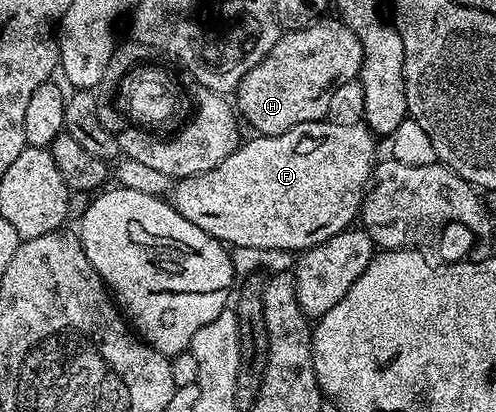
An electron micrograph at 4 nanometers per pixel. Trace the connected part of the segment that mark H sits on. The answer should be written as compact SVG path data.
M326 16L324 19L319 19L314 25L308 25L306 29L291 29L282 32L281 38L275 43L275 47L271 47L271 51L266 55L261 62L255 67L251 67L251 71L247 71L247 75L243 75L243 79L238 83L235 90L235 109L238 114L243 118L244 124L250 125L253 128L252 132L254 134L260 135L262 137L278 137L283 135L287 131L291 131L295 127L299 127L303 123L311 123L312 121L323 121L328 118L328 103L331 100L331 95L334 94L335 89L342 87L348 81L358 80L359 74L361 72L361 60L364 59L363 47L361 46L361 40L353 34L351 27L347 27L344 21L338 19L336 16L329 17Z

